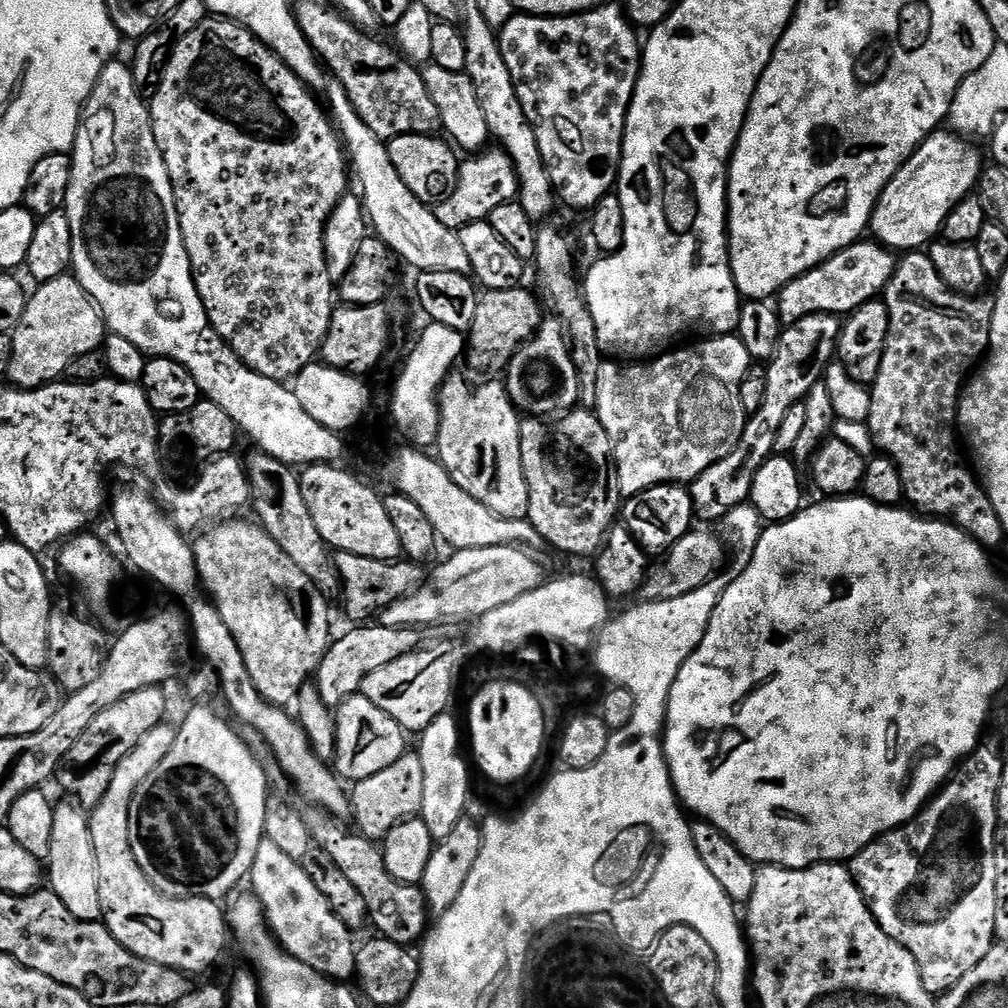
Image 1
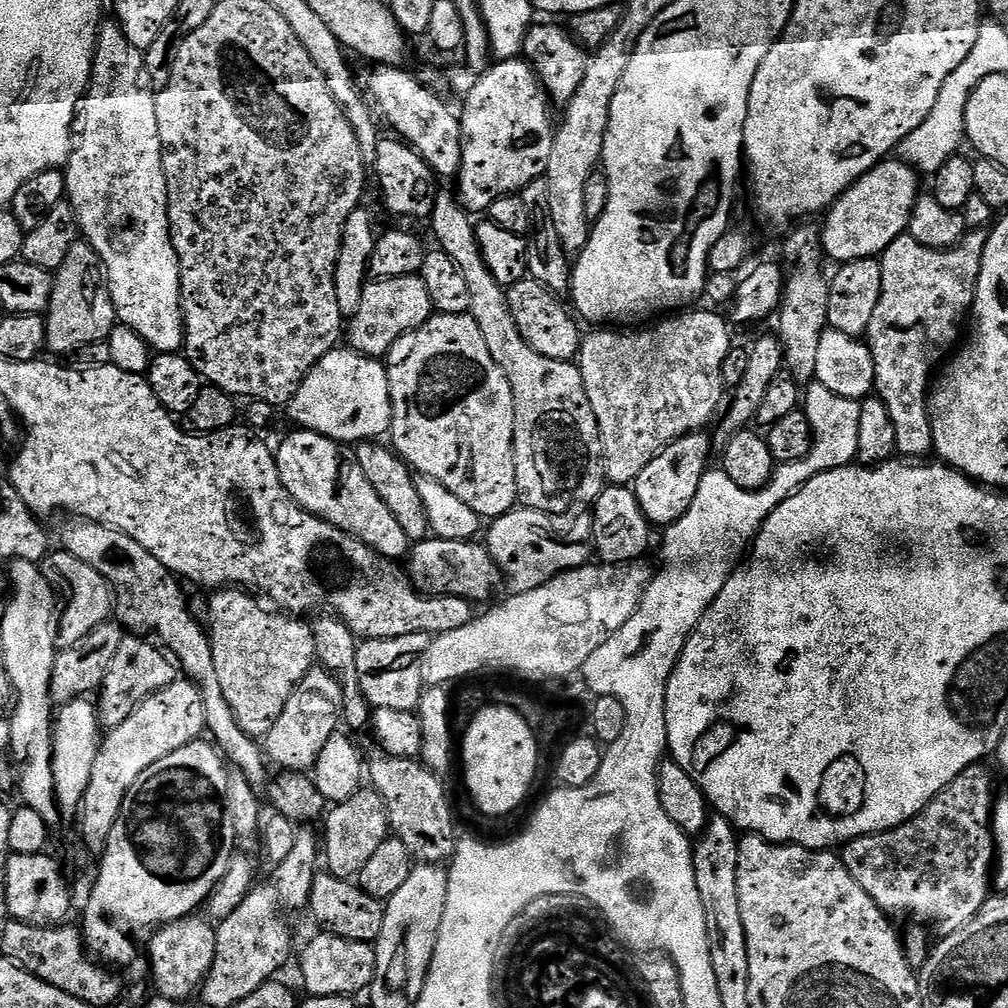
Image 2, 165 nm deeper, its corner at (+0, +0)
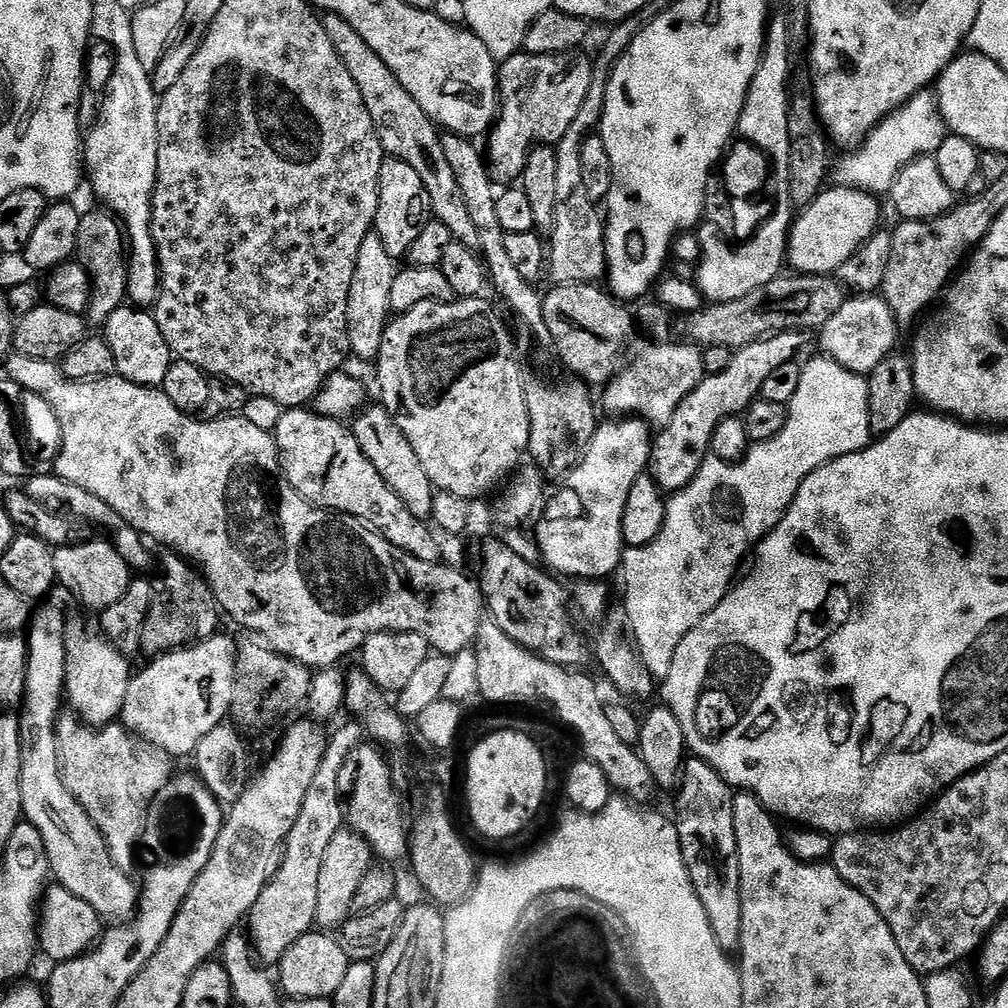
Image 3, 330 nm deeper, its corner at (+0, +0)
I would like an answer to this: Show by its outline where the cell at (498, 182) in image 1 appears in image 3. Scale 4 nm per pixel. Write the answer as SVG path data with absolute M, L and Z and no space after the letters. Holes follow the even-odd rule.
M521 50L499 65L498 115L486 136L486 160L493 181L519 181L532 149L537 145L555 146L562 134L570 130L570 122L582 110L582 102L592 85L593 61L583 54L577 50L535 56Z

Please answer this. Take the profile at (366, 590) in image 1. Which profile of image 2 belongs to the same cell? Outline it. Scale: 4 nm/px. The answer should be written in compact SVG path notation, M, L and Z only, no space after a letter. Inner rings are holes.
M429 538L411 545L407 575L419 591L434 596L458 596L461 600L488 600L496 592L498 569L483 543L471 540L442 540Z

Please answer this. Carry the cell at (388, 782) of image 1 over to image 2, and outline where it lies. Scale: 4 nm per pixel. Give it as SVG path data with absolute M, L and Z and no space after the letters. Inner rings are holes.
M359 790L348 800L337 803L327 813L327 820L328 845L323 845L322 848L326 860L328 856L327 871L334 876L359 877L360 868L366 866L366 862L370 862L374 850L378 850L378 846L382 846L382 842L389 839L390 823L386 801L375 790L369 790L369 792Z

